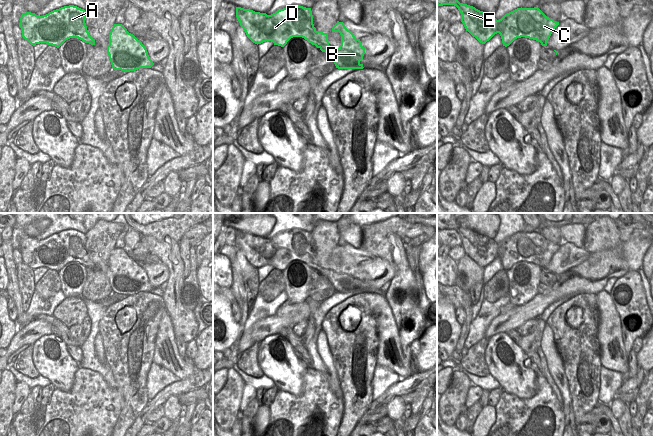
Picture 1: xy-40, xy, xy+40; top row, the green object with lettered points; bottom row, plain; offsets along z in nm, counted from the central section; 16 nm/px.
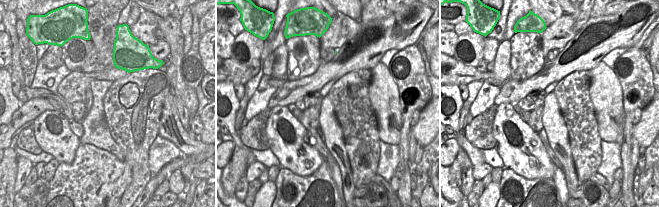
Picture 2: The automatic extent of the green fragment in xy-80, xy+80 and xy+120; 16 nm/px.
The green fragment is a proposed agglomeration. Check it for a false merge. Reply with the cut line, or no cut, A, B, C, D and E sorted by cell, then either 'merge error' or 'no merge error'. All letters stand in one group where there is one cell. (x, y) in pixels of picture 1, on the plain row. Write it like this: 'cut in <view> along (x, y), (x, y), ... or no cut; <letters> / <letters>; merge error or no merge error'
cut in xy along (328, 268), (323, 268), (320, 272); A C D E / B; merge error

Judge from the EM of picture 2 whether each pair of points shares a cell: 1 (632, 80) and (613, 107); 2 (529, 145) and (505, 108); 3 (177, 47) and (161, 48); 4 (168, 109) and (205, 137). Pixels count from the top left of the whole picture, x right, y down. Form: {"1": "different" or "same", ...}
{"1": "different", "2": "same", "3": "different", "4": "different"}

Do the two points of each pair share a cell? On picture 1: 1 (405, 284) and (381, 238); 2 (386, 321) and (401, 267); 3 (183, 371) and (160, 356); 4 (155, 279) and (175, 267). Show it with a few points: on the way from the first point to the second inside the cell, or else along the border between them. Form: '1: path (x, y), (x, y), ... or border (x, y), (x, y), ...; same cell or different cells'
1: path (403, 273), (402, 265), (392, 249); same cell
2: border (385, 297), (398, 328); different cells
3: path (177, 366), (165, 360); same cell
4: border (160, 261), (167, 268), (167, 280); different cells

